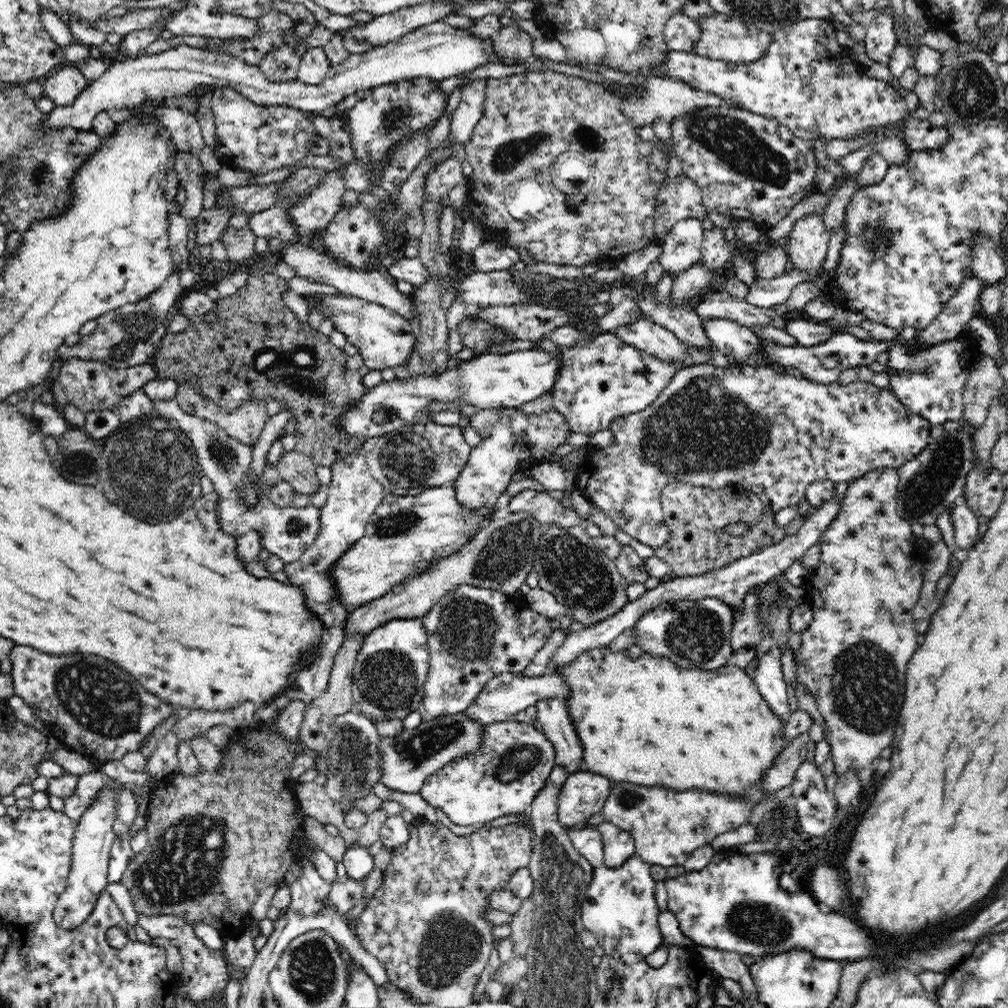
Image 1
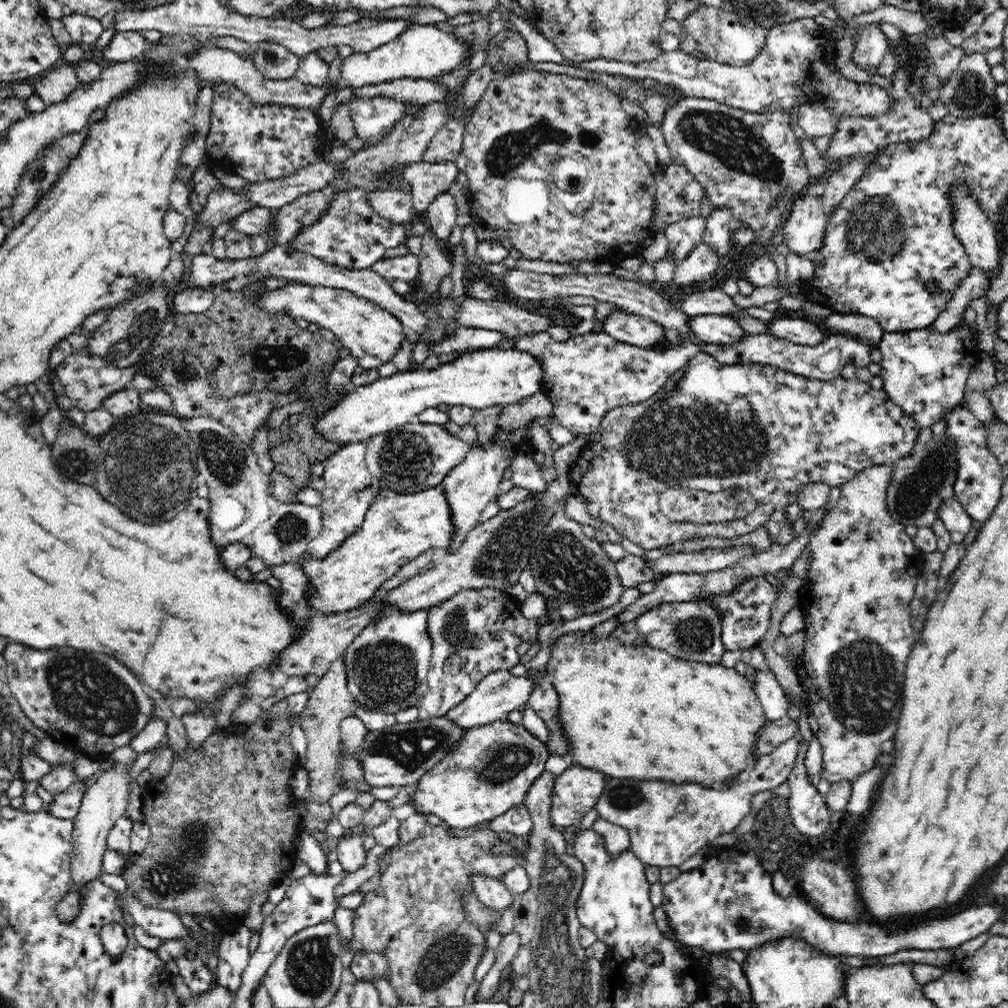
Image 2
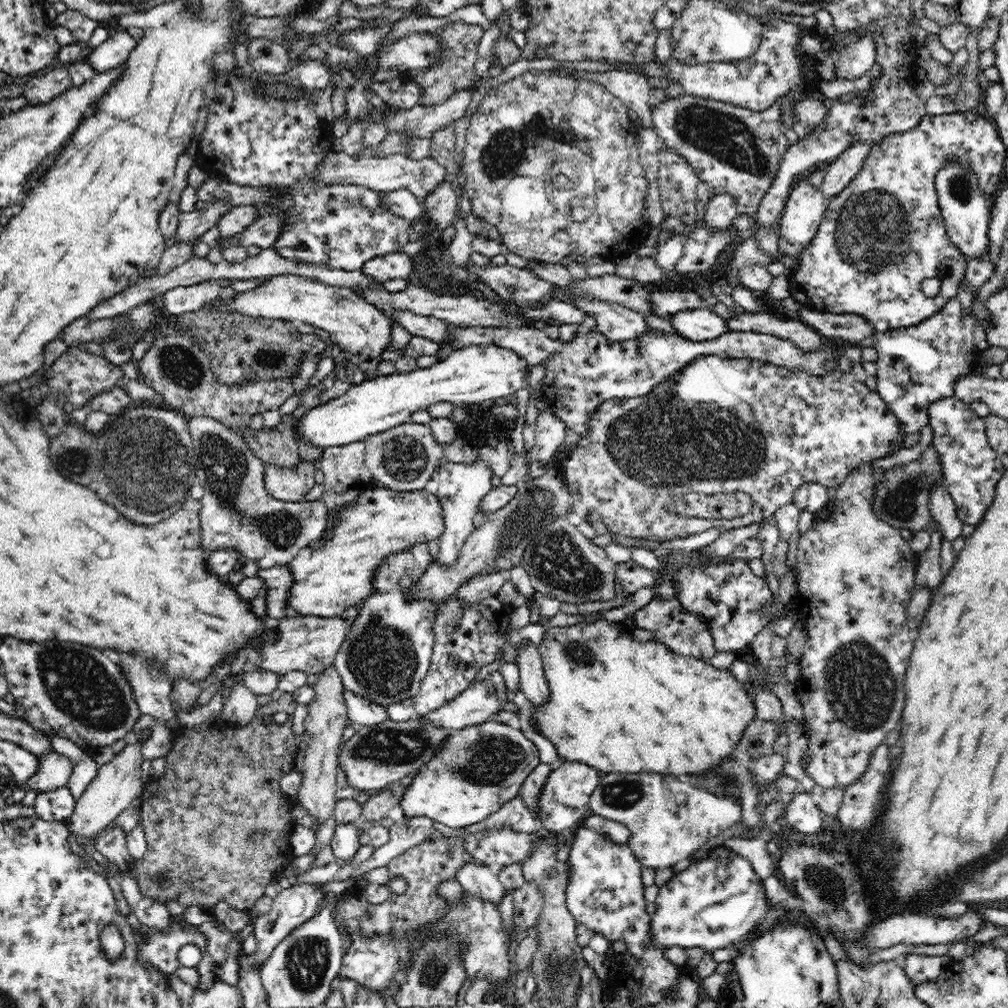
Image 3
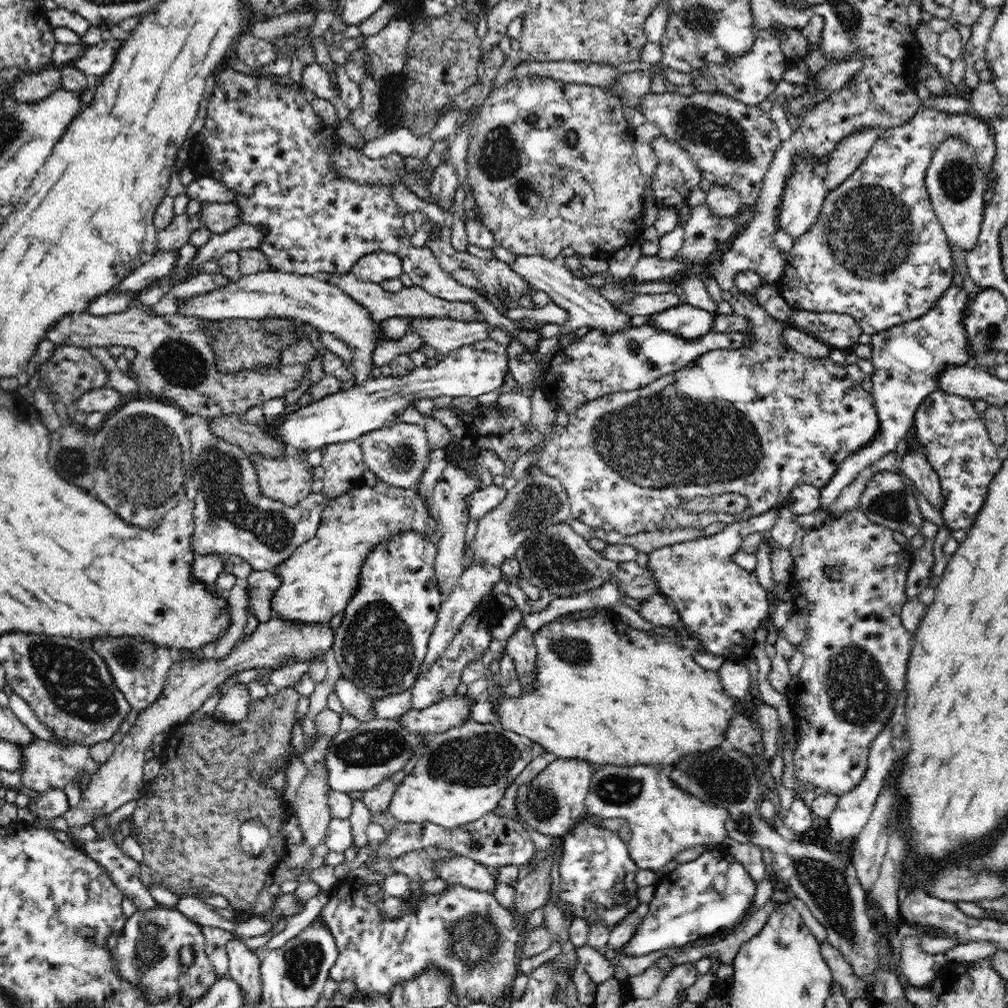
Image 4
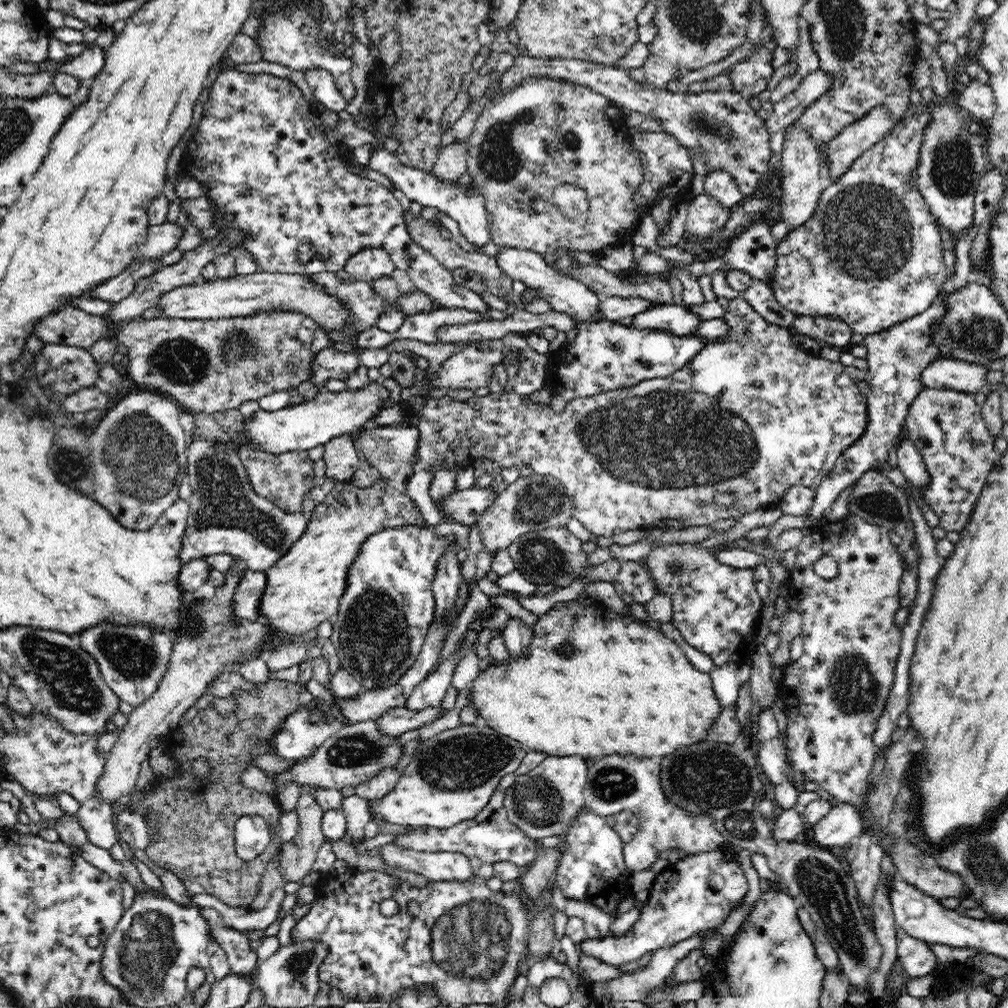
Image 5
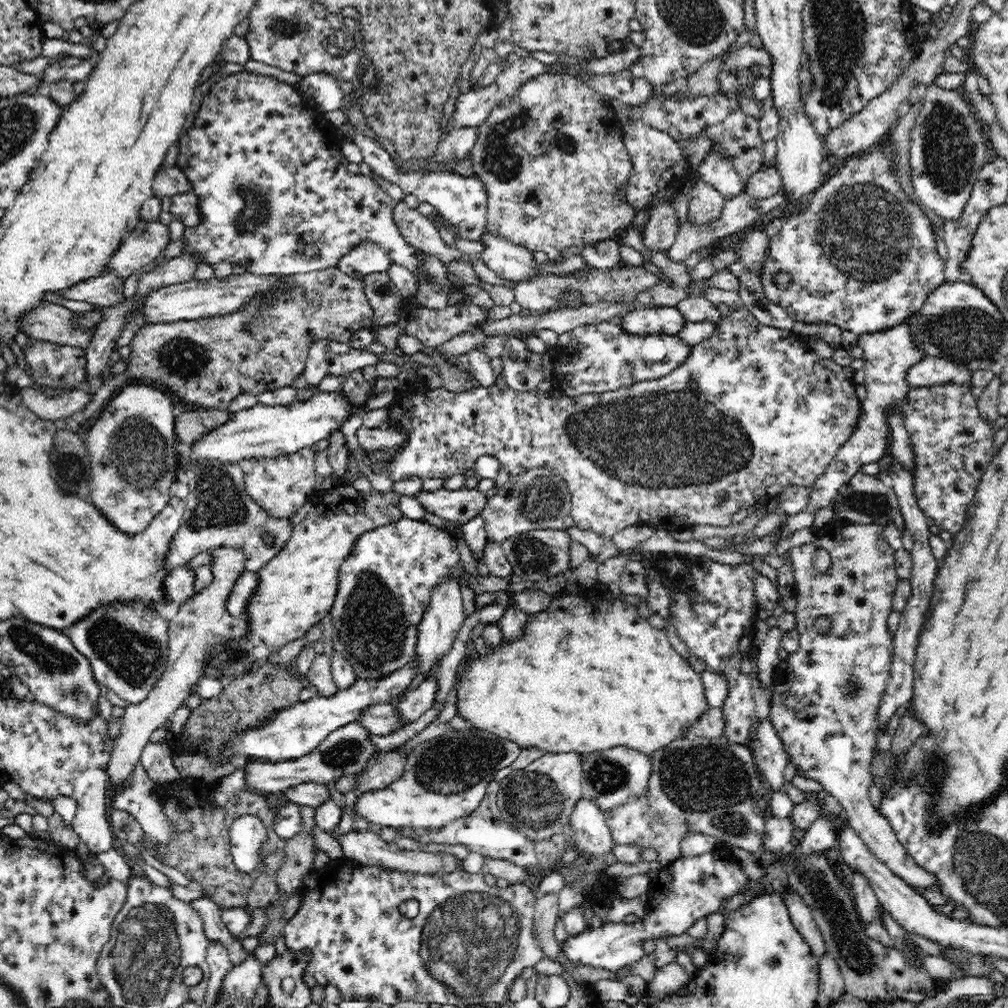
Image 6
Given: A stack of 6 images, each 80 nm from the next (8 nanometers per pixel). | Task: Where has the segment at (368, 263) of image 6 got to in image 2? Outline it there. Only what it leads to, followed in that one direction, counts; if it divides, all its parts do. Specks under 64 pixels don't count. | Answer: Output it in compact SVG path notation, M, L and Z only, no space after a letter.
M408 252L404 256L380 259L372 263L371 269L386 280L403 280L415 285L418 282L419 258Z

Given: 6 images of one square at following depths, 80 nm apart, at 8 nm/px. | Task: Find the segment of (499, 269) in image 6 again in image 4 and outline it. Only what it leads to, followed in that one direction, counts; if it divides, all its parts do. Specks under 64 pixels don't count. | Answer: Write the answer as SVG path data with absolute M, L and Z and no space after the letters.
M563 254L552 260L540 255L516 255L515 260L508 262L507 265L527 282L527 286L532 291L542 290L542 292L546 292L556 306L560 306L568 312L568 320L560 327L562 338L578 329L600 330L605 334L612 335L634 327L630 324L630 318L632 317L630 313L624 313L622 309L600 295L584 279L574 277L574 272L566 268L570 261L568 254Z

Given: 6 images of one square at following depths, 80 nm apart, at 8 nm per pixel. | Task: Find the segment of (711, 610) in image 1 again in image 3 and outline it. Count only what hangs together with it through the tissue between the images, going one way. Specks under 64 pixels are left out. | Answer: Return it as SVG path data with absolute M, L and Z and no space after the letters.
M653 595L651 601L637 610L634 615L634 624L637 628L650 630L653 632L652 639L658 644L664 644L668 650L678 655L708 662L717 653L710 621L699 616L699 613L688 612L676 599L662 599Z

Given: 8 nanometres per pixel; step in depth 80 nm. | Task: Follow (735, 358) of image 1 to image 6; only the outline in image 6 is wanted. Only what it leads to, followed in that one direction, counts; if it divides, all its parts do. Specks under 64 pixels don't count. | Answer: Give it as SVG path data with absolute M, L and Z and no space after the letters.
M640 306L622 317L621 327L627 332L678 335L688 321L673 306Z

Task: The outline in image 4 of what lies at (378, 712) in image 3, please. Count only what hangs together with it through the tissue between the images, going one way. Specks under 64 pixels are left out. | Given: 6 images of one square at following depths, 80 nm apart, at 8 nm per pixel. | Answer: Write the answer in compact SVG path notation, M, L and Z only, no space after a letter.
M338 679L333 692L337 694L344 709L354 718L358 718L361 722L377 718L373 713L375 710L371 708L373 705L372 698L366 695L365 691L356 684L349 682L348 679Z

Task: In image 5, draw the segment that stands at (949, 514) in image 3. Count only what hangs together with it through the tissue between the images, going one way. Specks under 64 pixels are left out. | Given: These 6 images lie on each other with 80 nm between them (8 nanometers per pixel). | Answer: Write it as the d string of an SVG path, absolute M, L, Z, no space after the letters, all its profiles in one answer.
M904 433L897 447L898 464L908 482L916 488L926 488L931 479L927 468L923 463L922 455L919 453L918 445L909 440Z

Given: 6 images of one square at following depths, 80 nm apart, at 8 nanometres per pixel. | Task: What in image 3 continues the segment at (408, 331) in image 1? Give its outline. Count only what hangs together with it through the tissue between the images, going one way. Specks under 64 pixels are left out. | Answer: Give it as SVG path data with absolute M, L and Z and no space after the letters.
M285 274L269 276L258 287L236 292L235 299L225 300L227 308L243 312L246 316L260 316L270 320L288 320L289 323L306 322L326 331L331 342L348 351L355 367L363 373L376 369L383 360L383 352L391 344L392 318L374 304L360 298L352 289L327 285L310 278Z

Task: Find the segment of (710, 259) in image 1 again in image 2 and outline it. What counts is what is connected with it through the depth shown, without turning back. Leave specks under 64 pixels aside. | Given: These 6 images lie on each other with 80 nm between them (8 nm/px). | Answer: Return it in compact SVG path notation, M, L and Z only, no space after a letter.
M725 206L712 211L707 218L703 232L703 240L718 253L718 259L726 255L733 245L730 220L733 219L732 211Z

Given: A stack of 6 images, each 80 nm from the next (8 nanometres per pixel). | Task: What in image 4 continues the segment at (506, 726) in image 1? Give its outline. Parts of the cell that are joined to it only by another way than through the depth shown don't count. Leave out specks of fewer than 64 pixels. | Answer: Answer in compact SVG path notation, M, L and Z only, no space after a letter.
M470 720L431 736L412 772L397 785L387 810L397 822L431 822L453 829L498 807L510 783L534 758L528 742L503 725Z

